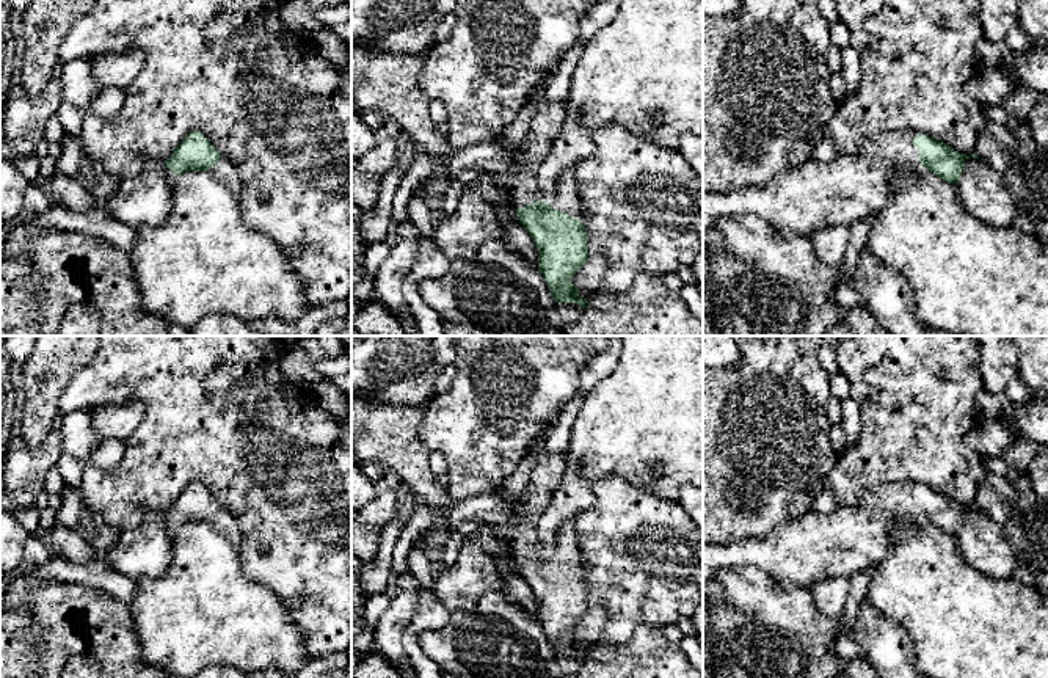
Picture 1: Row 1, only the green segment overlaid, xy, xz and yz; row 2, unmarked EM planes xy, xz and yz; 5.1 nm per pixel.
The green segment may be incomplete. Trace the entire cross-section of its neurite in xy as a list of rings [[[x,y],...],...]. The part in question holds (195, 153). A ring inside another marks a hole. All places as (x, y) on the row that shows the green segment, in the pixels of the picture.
[[[198,130],[187,137],[174,148],[165,160],[166,182],[173,188],[177,179],[187,171],[207,171],[221,159],[220,152]]]

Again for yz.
[[[918,133],[913,137],[912,144],[918,151],[919,166],[912,166],[905,162],[899,162],[905,174],[915,174],[921,170],[933,173],[937,177],[957,184],[963,163],[966,159],[979,159],[976,154],[966,155],[954,151],[951,146],[929,135]]]

